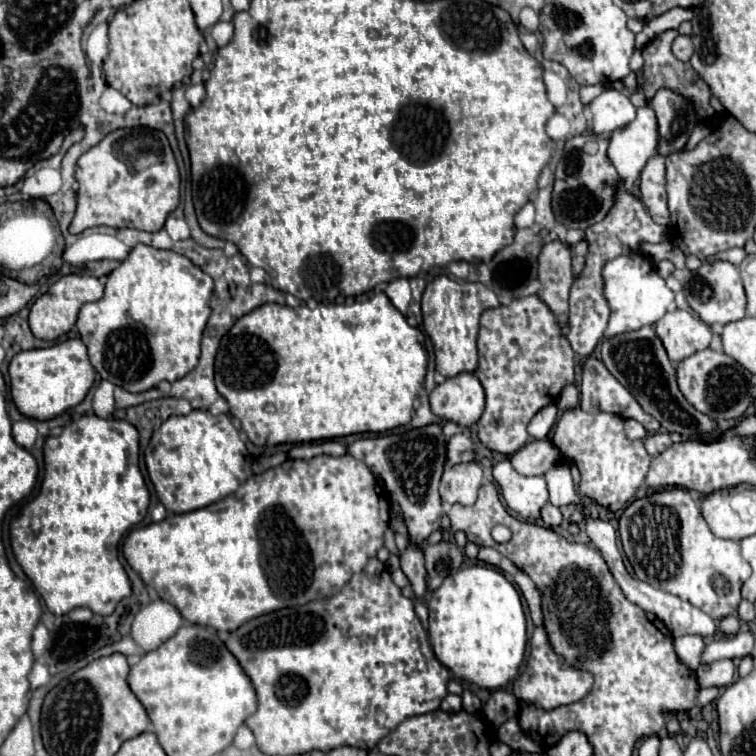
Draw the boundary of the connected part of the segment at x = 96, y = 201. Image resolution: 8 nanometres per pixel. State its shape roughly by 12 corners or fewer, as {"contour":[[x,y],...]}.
{"contour":[[127,128],[77,160],[69,226],[159,232],[179,206],[165,134]]}

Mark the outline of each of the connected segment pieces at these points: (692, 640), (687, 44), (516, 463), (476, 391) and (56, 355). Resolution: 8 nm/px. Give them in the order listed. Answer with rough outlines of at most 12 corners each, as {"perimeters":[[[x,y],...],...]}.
{"perimeters":[[[701,636],[673,640],[679,660],[695,670],[701,666]],[[677,36],[673,54],[689,62],[693,42],[689,36]],[[533,440],[511,456],[519,474],[543,476],[561,460],[551,440]],[[475,374],[437,384],[433,414],[467,428],[481,418],[485,392]],[[69,338],[9,364],[19,412],[51,420],[95,384],[87,346]]]}

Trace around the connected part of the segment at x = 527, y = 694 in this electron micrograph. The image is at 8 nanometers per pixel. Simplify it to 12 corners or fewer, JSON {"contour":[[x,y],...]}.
{"contour":[[537,626],[515,696],[543,710],[581,700],[593,674],[569,666]]}

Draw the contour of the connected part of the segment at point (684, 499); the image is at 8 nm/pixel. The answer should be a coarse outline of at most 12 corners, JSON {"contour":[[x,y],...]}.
{"contour":[[689,490],[619,520],[639,580],[713,620],[737,612],[749,564]]}

